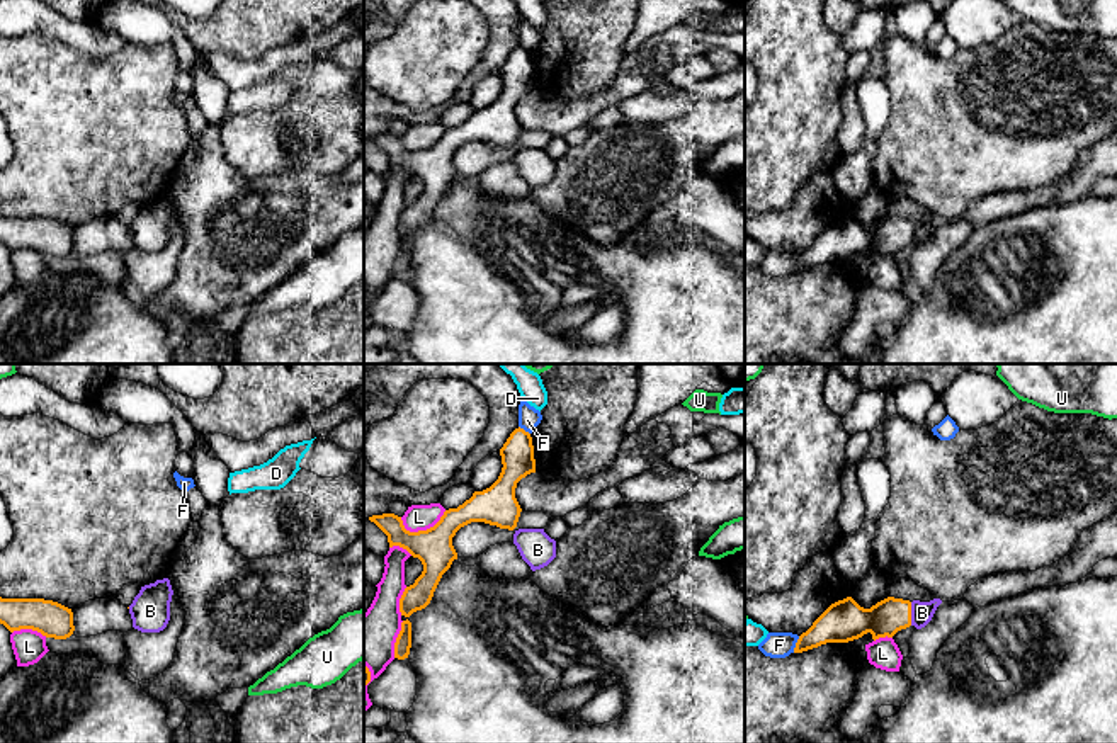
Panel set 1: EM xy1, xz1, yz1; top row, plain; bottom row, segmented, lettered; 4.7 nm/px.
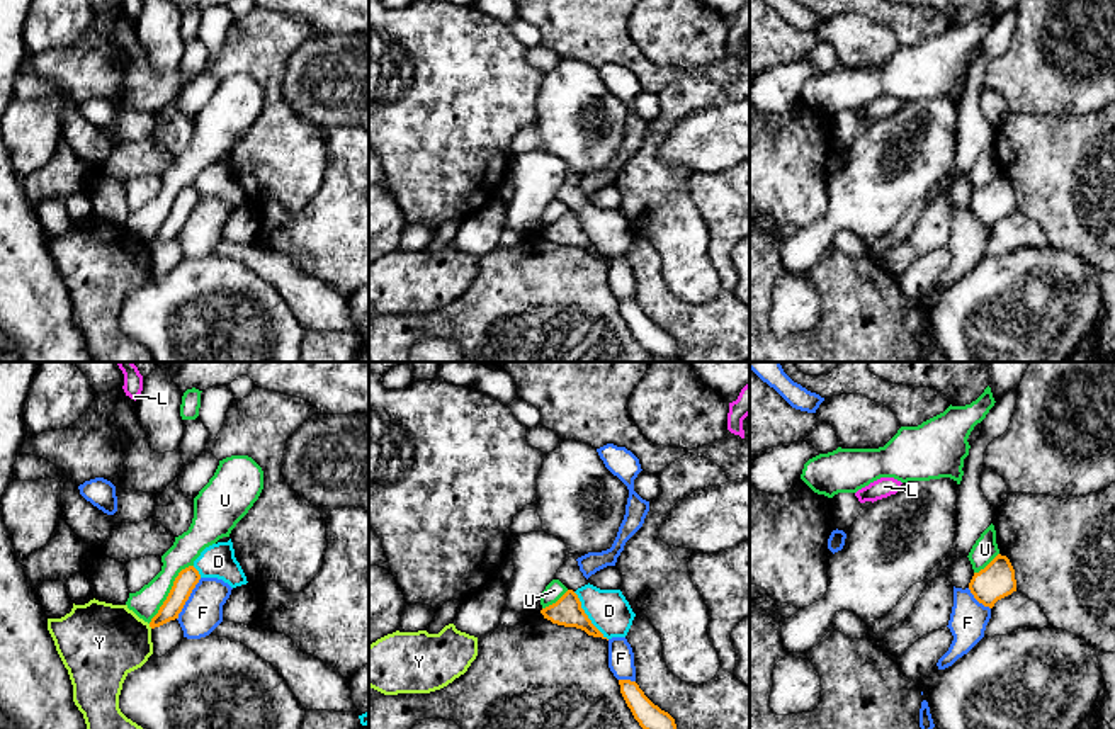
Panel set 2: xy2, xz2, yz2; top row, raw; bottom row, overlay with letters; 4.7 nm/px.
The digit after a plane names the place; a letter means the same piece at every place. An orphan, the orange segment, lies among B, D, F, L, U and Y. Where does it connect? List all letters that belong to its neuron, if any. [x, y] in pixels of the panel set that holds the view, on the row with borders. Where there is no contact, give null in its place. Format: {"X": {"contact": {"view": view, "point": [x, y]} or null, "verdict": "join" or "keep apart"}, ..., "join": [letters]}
{"B": {"contact": {"view": "yz1", "point": [910, 614]}, "verdict": "join"}, "D": {"contact": {"view": "xz2", "point": [587, 615]}, "verdict": "keep apart"}, "F": {"contact": {"view": "xy2", "point": [187, 599]}, "verdict": "keep apart"}, "L": {"contact": {"view": "xz1", "point": [422, 531]}, "verdict": "keep apart"}, "U": {"contact": {"view": "xy2", "point": [170, 592]}, "verdict": "keep apart"}, "Y": {"contact": {"view": "xy2", "point": [150, 626]}, "verdict": "keep apart"}, "join": ["B"]}

